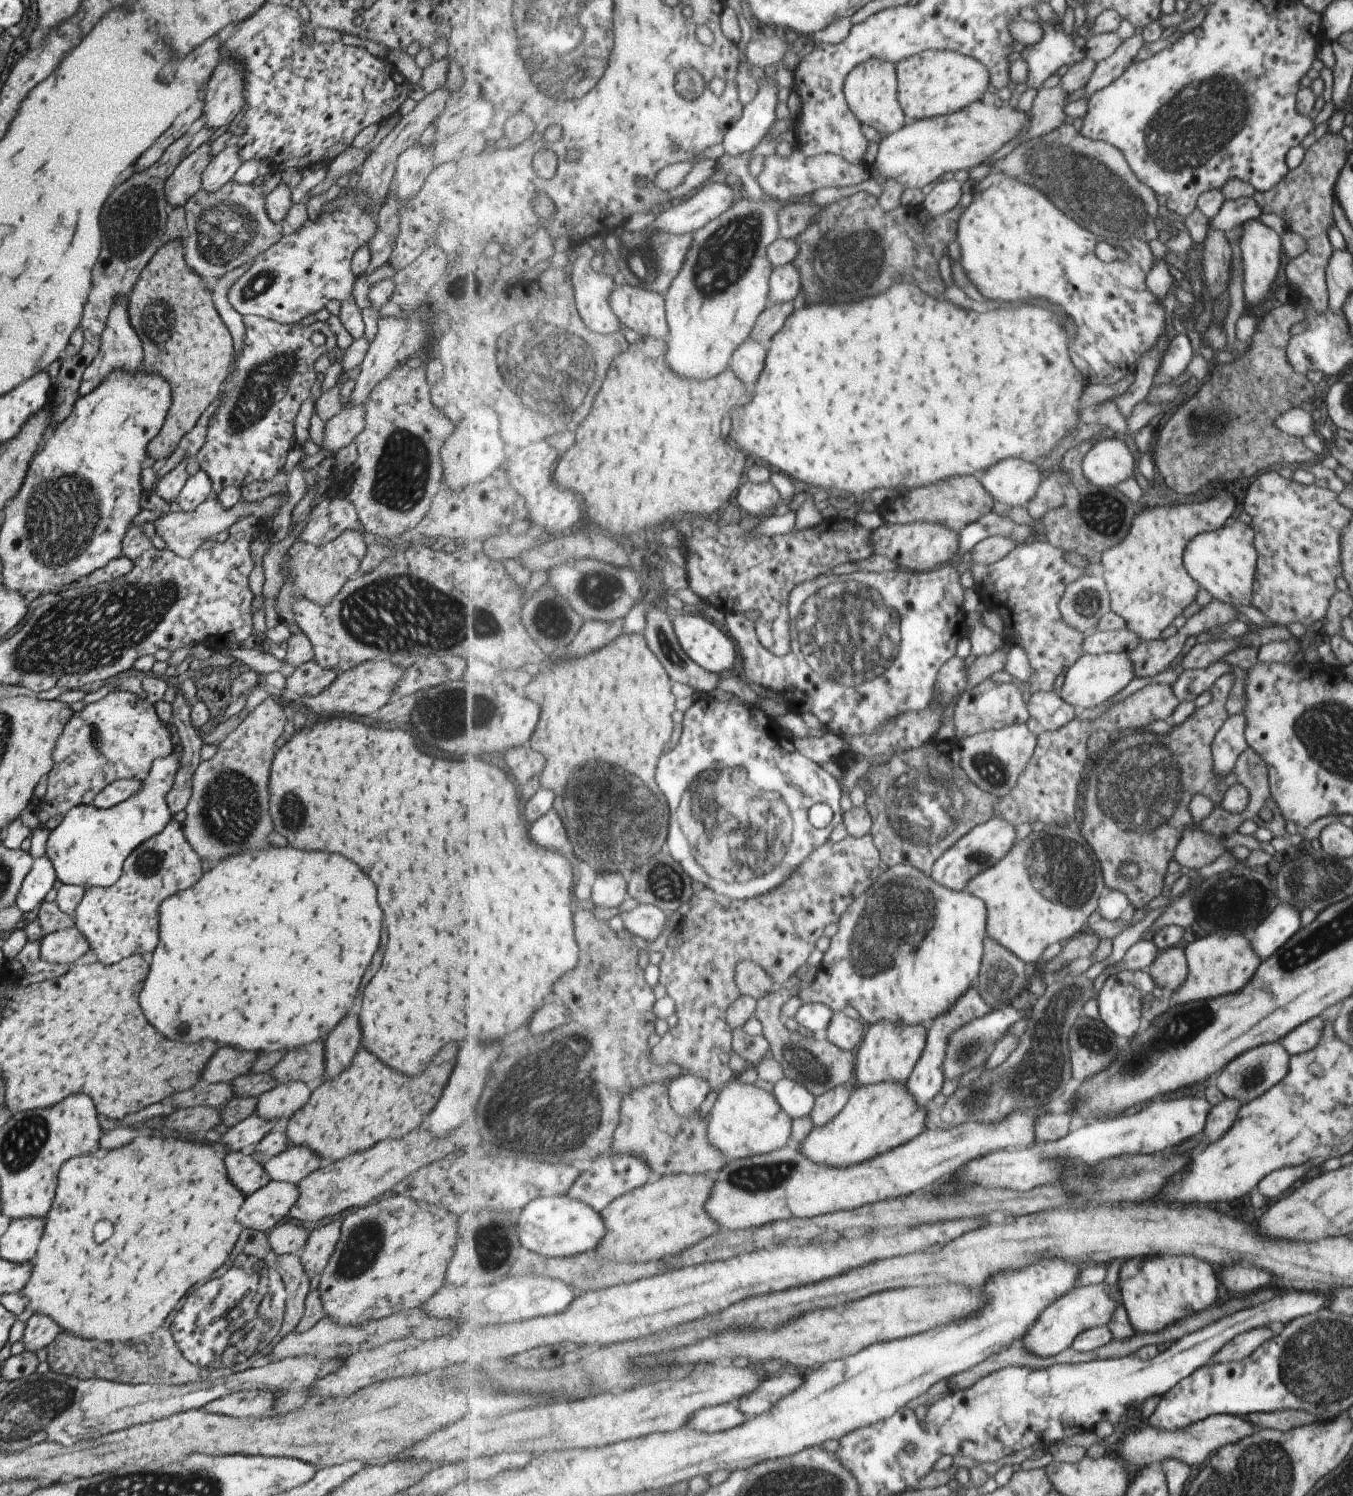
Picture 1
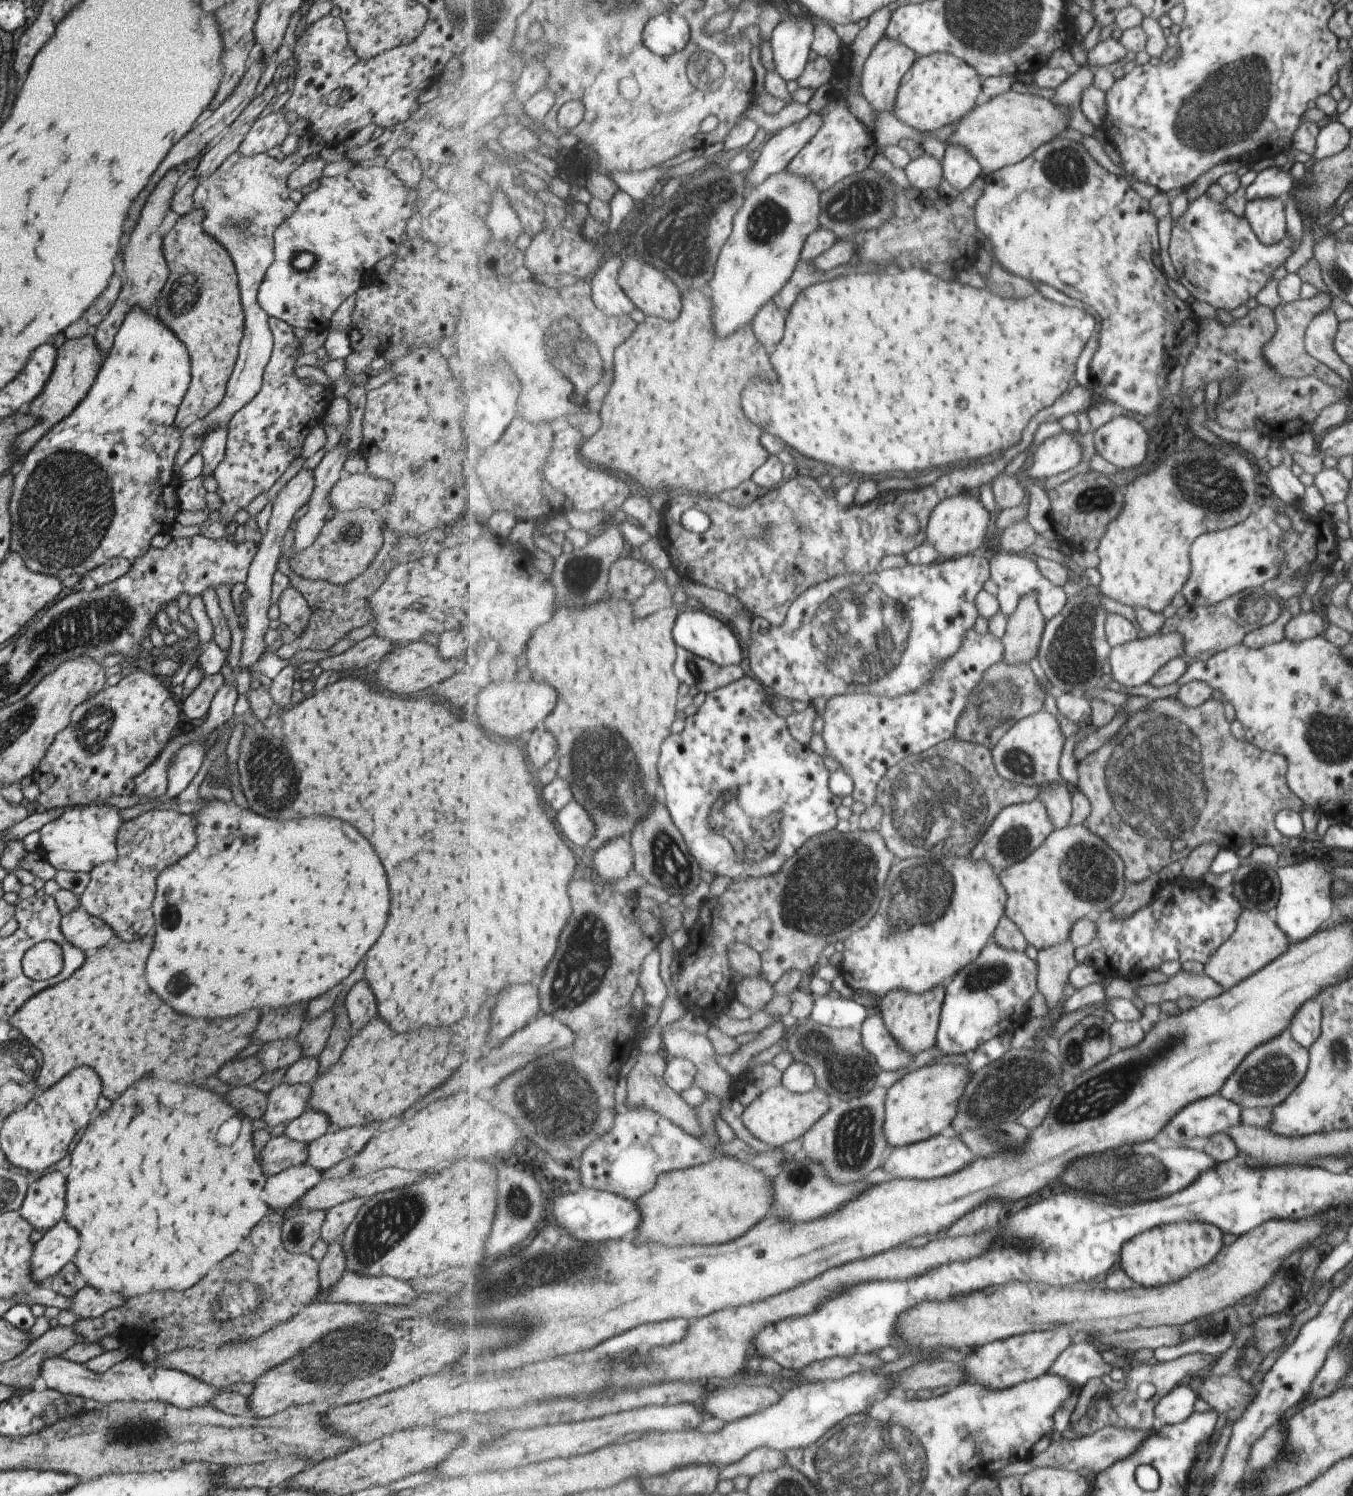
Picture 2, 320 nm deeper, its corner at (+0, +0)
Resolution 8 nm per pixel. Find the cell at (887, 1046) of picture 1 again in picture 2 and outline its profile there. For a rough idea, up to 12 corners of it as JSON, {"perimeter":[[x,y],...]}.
{"perimeter":[[895,989],[878,1002],[889,1030],[916,1056],[936,1045],[946,994]]}

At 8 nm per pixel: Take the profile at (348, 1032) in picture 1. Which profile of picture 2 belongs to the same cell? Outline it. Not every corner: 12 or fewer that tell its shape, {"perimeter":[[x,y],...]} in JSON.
{"perimeter":[[355,982],[344,1009],[355,1033],[375,1014],[369,986]]}

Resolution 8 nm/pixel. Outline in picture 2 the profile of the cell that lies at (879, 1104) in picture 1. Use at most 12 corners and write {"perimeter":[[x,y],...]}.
{"perimeter":[[923,1065],[888,1090],[890,1146],[952,1126],[975,1072]]}

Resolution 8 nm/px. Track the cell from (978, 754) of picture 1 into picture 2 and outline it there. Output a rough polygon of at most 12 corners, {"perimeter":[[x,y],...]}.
{"perimeter":[[1058,716],[1016,722],[992,748],[1003,778],[1022,785],[1062,779]]}

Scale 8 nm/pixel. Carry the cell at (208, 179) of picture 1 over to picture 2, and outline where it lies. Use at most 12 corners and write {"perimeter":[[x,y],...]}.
{"perimeter":[[283,109],[253,123],[238,146],[245,156],[283,142],[289,126]]}

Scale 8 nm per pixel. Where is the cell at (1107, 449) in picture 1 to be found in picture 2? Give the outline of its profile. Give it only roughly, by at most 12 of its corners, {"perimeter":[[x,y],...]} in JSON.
{"perimeter":[[1127,416],[1093,432],[1097,452],[1118,469],[1145,458],[1147,434]]}

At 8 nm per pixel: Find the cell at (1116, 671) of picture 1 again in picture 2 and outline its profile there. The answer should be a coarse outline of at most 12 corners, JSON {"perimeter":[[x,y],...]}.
{"perimeter":[[1177,631],[1111,648],[1108,679],[1141,686],[1184,656]]}

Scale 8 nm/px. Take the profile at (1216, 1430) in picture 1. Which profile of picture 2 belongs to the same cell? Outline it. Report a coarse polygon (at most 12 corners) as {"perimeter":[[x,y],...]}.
{"perimeter":[[1105,1426],[1061,1437],[1030,1457],[1034,1467],[1105,1472],[1153,1431]]}

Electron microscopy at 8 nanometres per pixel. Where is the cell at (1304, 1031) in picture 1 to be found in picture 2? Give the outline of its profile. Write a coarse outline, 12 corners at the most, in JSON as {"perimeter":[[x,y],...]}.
{"perimeter":[[1316,998],[1295,1012],[1292,1039],[1311,1048],[1320,1033],[1322,1006]]}

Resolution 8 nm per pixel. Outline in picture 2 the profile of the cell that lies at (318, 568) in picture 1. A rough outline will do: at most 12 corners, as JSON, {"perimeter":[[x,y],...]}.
{"perimeter":[[369,509],[335,510],[288,552],[291,572],[344,585],[382,545]]}

